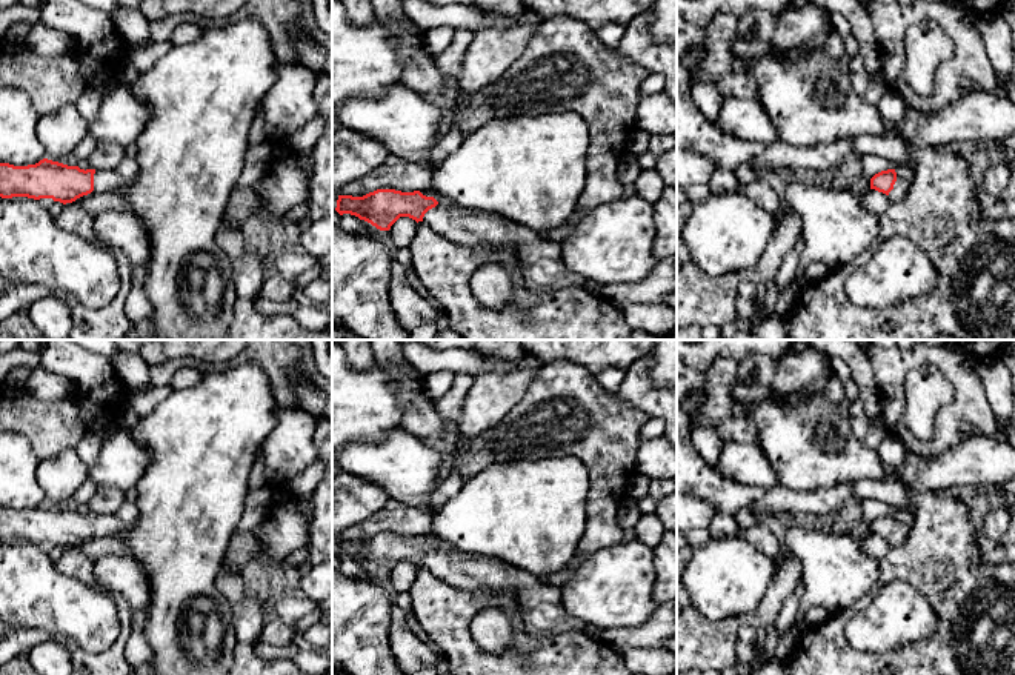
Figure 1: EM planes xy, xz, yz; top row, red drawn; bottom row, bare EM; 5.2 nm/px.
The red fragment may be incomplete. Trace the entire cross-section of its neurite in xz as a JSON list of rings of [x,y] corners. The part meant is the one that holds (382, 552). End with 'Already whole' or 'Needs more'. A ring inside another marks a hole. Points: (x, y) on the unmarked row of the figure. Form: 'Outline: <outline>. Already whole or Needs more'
Outline: [[[377,534],[363,541],[338,540],[335,555],[355,560],[380,575],[389,575],[400,561],[409,561],[461,590],[514,594],[529,635],[584,632],[587,627],[566,612],[560,587],[541,584],[534,575],[497,558],[471,552],[461,555],[458,549],[438,547],[420,535]]]. Needs more

